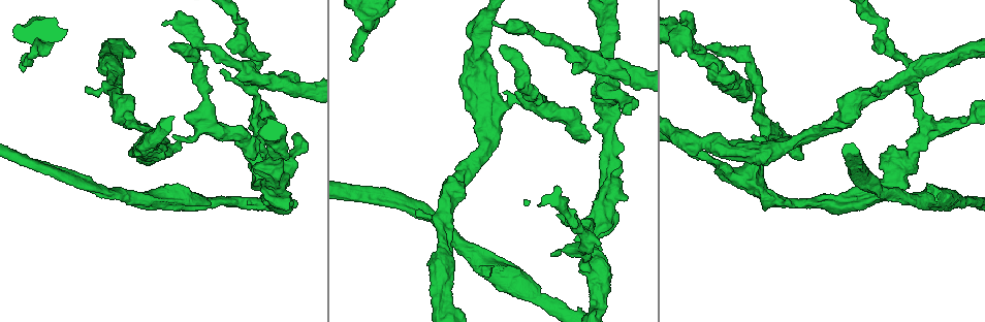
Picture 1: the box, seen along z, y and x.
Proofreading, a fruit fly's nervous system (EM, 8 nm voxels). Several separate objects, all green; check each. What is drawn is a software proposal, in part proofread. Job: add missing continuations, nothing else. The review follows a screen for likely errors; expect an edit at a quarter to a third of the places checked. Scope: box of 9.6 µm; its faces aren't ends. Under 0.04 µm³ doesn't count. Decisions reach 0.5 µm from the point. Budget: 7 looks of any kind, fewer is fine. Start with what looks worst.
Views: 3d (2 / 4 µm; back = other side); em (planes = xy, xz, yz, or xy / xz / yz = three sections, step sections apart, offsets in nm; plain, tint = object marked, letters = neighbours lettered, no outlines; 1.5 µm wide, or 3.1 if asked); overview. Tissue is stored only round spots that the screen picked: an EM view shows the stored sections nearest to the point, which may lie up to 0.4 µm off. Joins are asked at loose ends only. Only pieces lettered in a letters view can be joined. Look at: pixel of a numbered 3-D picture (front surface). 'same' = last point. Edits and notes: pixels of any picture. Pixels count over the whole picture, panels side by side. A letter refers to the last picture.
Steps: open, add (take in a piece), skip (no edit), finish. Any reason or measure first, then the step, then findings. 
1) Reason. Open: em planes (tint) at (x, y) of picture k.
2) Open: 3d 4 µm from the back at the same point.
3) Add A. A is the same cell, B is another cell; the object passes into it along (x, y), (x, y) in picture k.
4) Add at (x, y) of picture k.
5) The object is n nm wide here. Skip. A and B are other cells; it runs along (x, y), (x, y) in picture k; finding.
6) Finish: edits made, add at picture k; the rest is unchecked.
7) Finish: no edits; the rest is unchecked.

End of a long branch. Open: em xz step 8 (letters) at (492, 20) of picture 1.

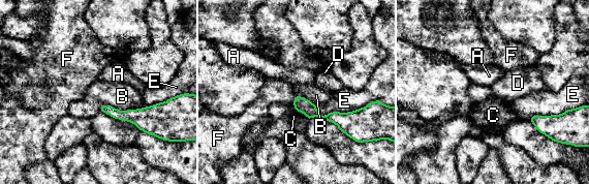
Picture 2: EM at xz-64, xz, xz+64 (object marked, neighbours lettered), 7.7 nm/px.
Skip. A, B, C, D, E and F are other cells; a border runs along (142, 106), (102, 105), (100, 111) in picture 2; none of them fits.

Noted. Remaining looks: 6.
Free end. Open: em planes (letters) at (352, 58) of picture 1.

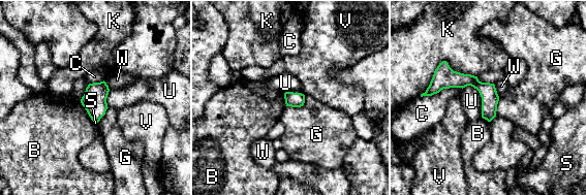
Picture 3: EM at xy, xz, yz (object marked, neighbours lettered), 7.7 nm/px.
Skip. B, C, G, K, S, U, V and W are other cells; it runs along (427, 93), (473, 80), (496, 98) in picture 3; no lettered piece goes on from it.

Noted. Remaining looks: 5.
An open end. Open: 3d 4 µm at (631, 114) of picture 1.

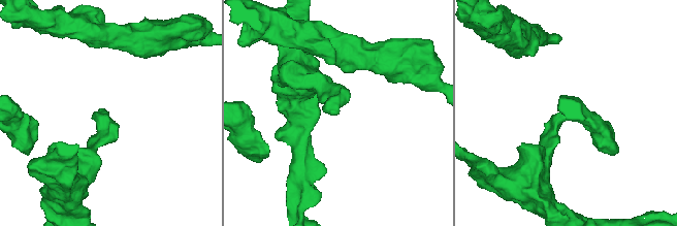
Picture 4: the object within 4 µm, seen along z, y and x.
Shape alone is not enough. Open: em yz step 8 (tint) at (337, 111) of picture 4.

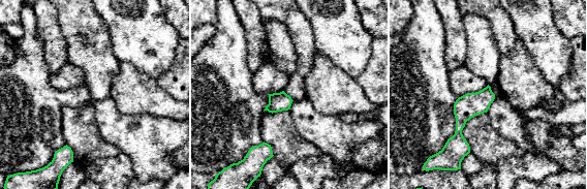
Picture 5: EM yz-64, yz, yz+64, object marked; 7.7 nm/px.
Open: em planes (letters) at the same point.

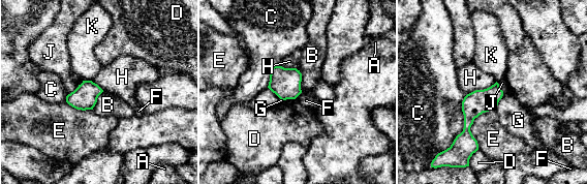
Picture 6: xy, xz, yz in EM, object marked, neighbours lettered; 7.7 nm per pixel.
The object is 150 nm wide here. Skip. A, B, C, D, E, F, G, H, J and K are other cells; a border runs along (302, 92), (295, 98) in picture 6; none of them fits.

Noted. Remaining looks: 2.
Finish: no edits; the rest is unchecked.

